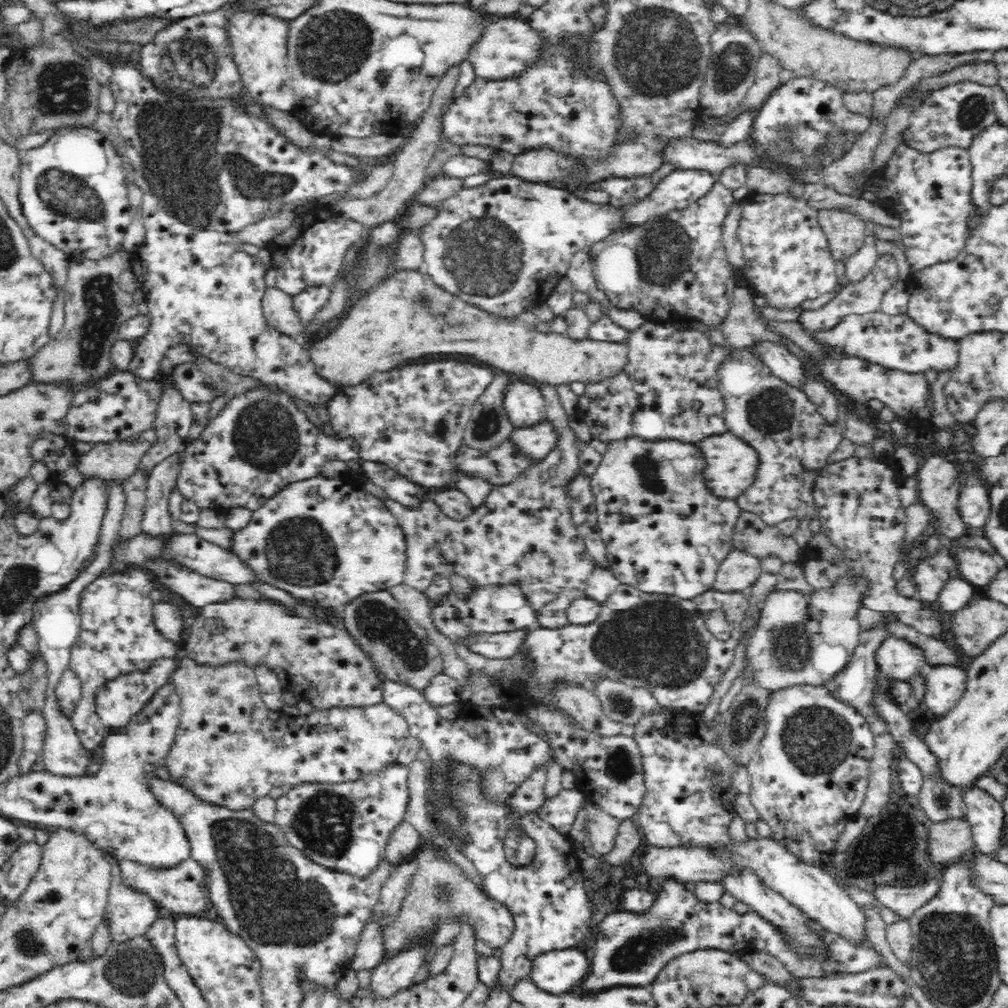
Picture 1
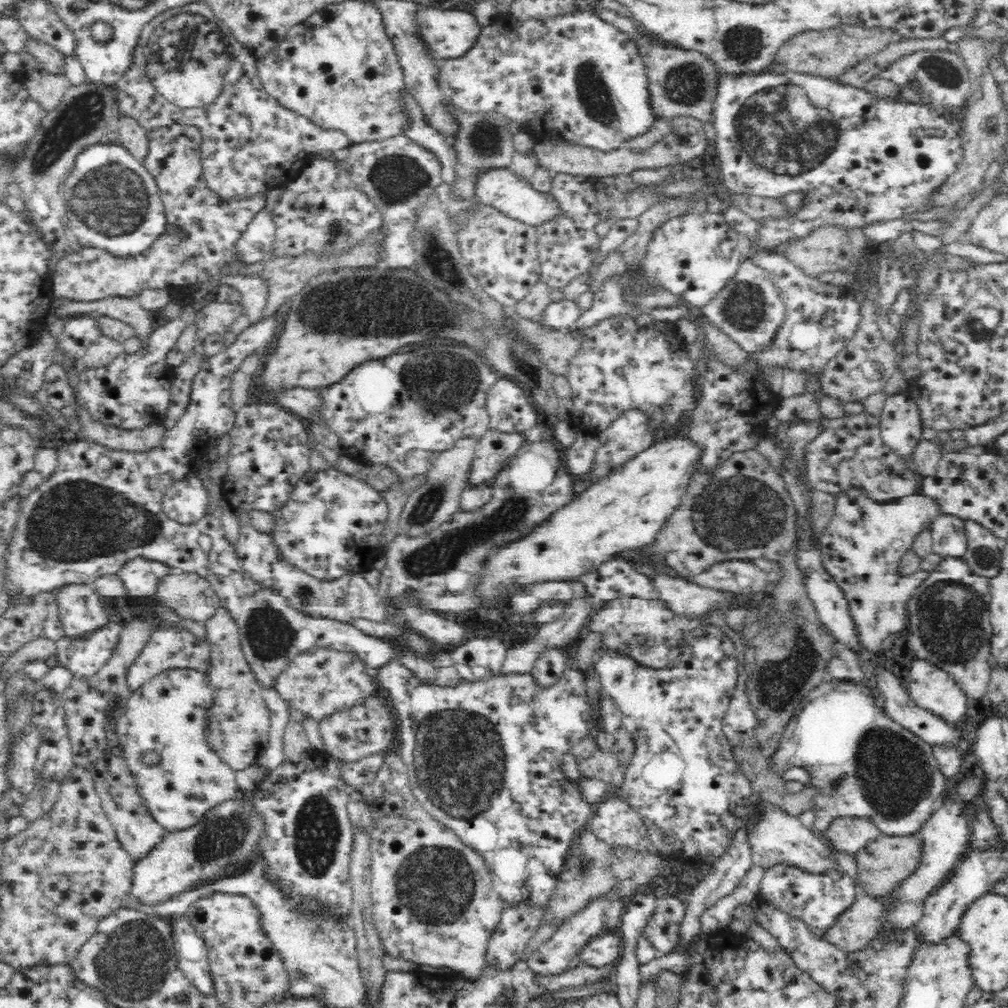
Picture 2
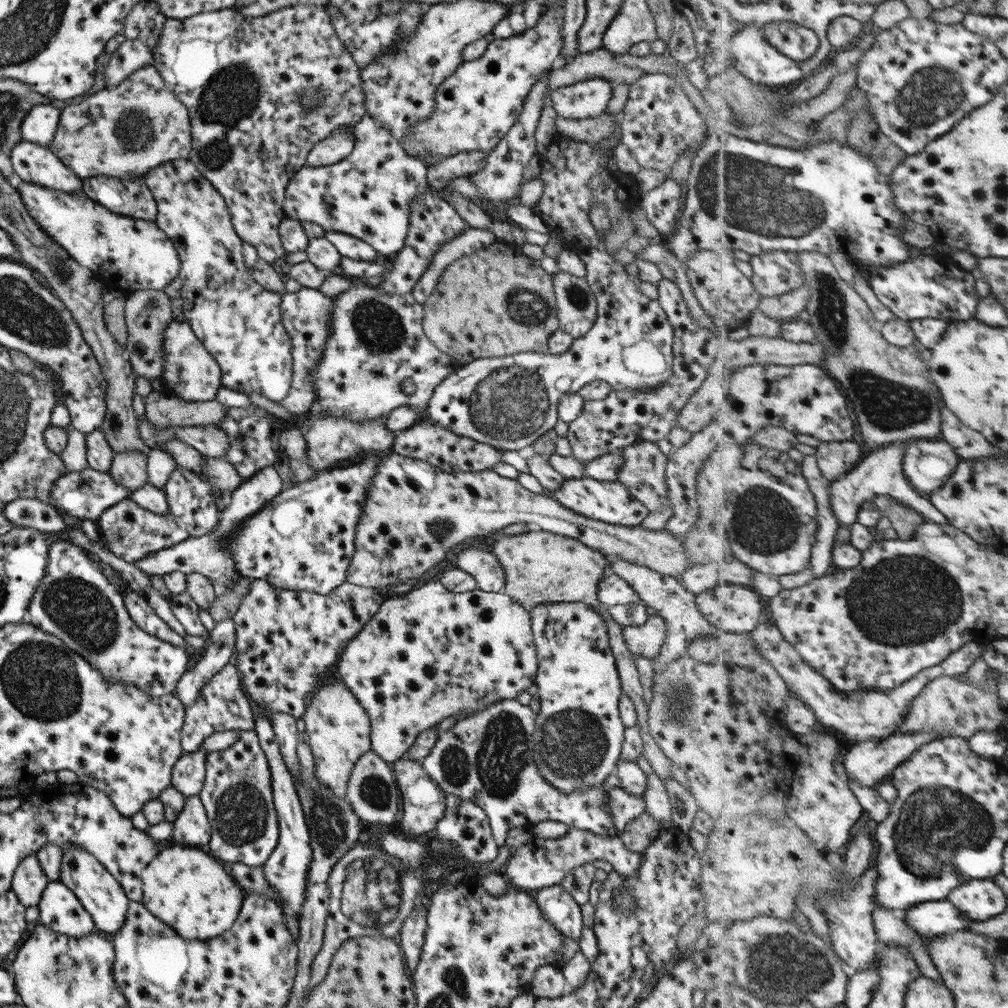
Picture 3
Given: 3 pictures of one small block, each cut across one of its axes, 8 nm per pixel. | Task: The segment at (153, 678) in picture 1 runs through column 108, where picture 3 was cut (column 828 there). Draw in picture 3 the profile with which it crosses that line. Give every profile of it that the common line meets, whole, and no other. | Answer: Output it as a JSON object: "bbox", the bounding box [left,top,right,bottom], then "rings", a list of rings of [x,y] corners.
{"bbox":[750,622,985,743],"rings":[[[762,622],[750,636],[758,649],[774,664],[780,675],[786,680],[789,688],[797,691],[803,700],[815,711],[820,728],[833,728],[842,733],[847,739],[856,743],[866,740],[880,740],[888,738],[899,731],[902,722],[912,710],[912,703],[916,700],[929,683],[941,676],[964,677],[966,672],[975,664],[979,657],[983,657],[985,647],[979,642],[966,644],[963,648],[952,652],[943,663],[921,671],[913,679],[903,683],[893,690],[873,689],[854,693],[841,692],[836,686],[801,656],[796,649],[780,632],[780,628],[767,622]]]}

